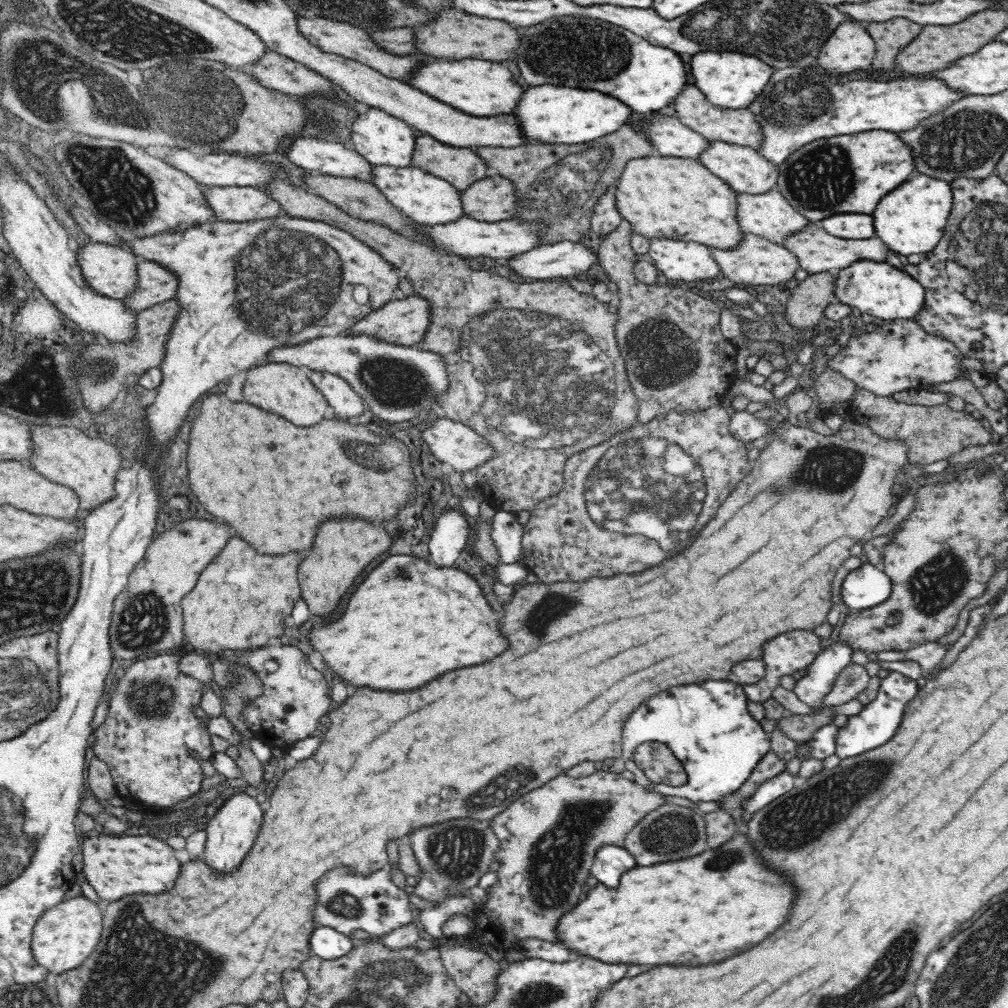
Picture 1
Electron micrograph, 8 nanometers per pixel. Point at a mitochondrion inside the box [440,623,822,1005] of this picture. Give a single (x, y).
(562, 849)

